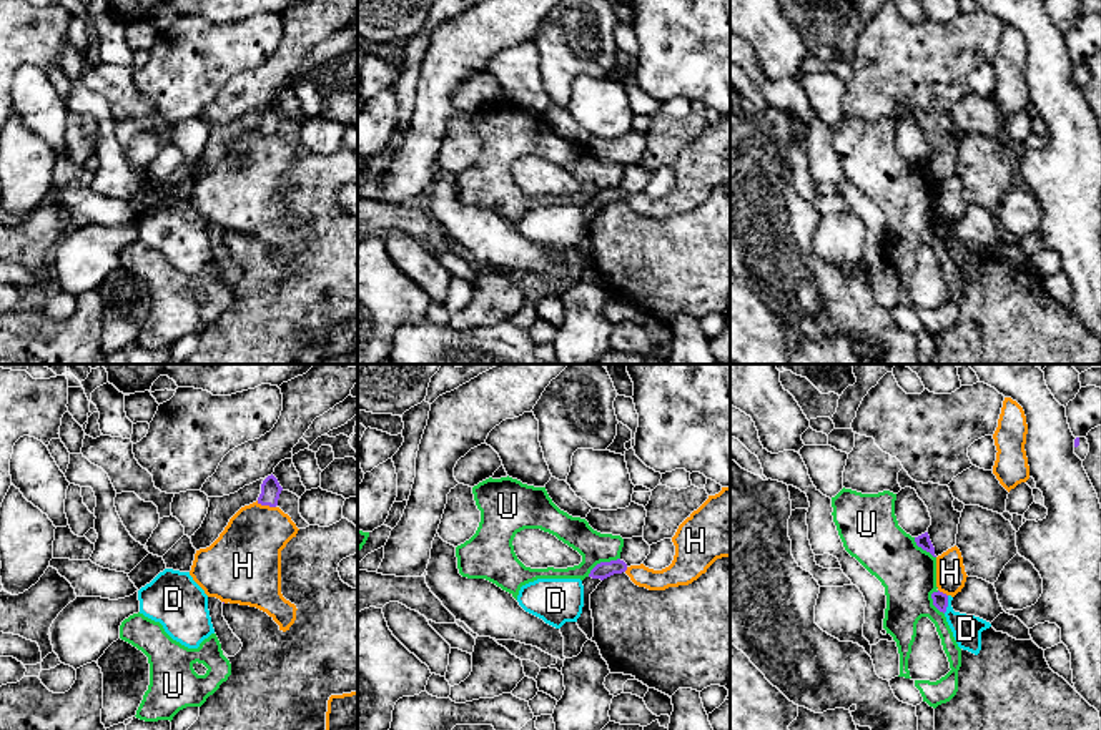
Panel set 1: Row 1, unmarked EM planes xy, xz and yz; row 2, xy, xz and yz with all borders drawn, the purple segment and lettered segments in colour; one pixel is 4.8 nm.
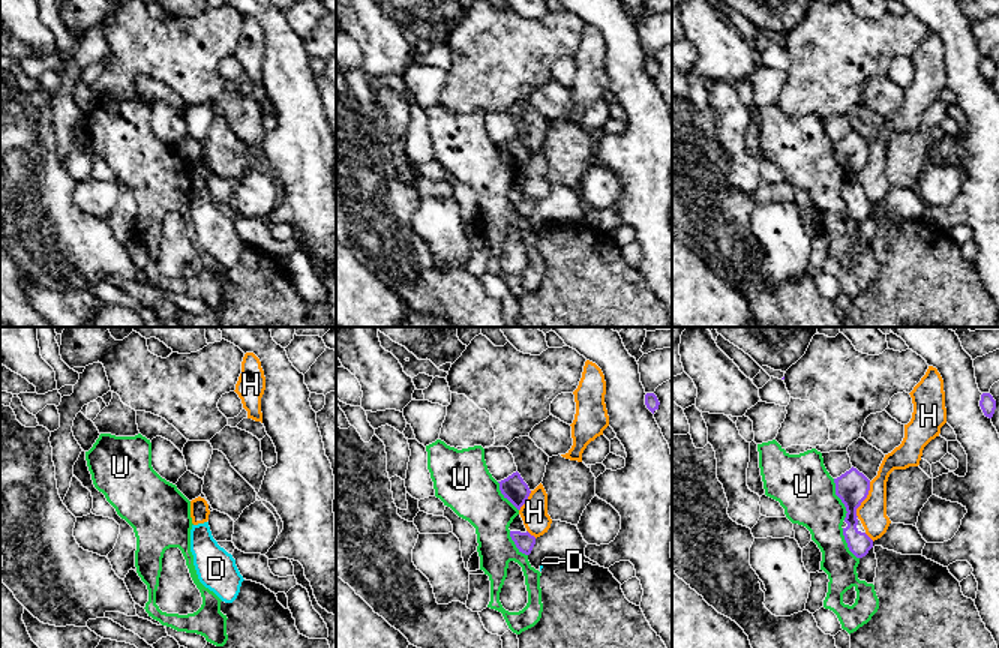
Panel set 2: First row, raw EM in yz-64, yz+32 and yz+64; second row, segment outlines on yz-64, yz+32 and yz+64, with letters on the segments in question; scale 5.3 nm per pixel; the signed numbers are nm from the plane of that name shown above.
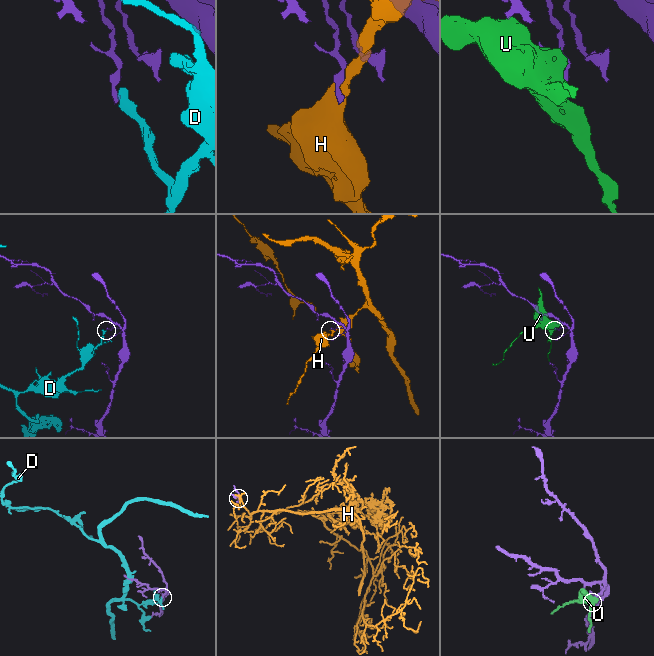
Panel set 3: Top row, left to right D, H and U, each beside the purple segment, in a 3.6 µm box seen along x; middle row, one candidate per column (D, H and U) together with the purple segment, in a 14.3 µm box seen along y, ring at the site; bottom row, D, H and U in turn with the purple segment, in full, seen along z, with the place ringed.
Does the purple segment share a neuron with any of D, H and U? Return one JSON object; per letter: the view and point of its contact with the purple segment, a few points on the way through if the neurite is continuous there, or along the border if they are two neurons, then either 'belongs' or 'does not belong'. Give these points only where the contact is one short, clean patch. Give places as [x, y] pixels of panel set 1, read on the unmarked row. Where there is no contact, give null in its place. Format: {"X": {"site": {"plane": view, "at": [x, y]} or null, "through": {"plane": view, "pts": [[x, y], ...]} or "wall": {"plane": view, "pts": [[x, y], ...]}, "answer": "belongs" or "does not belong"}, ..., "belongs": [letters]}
{"D": {"site": {"plane": "yz", "at": [947, 231]}, "wall": {"plane": "yz", "pts": [[948, 223], [948, 233], [943, 240]]}, "answer": "does not belong"}, "H": {"site": {"plane": "xy", "at": [266, 132]}, "answer": "does not belong"}, "U": {"site": {"plane": "xz", "at": [602, 190]}, "answer": "does not belong"}, "belongs": []}

